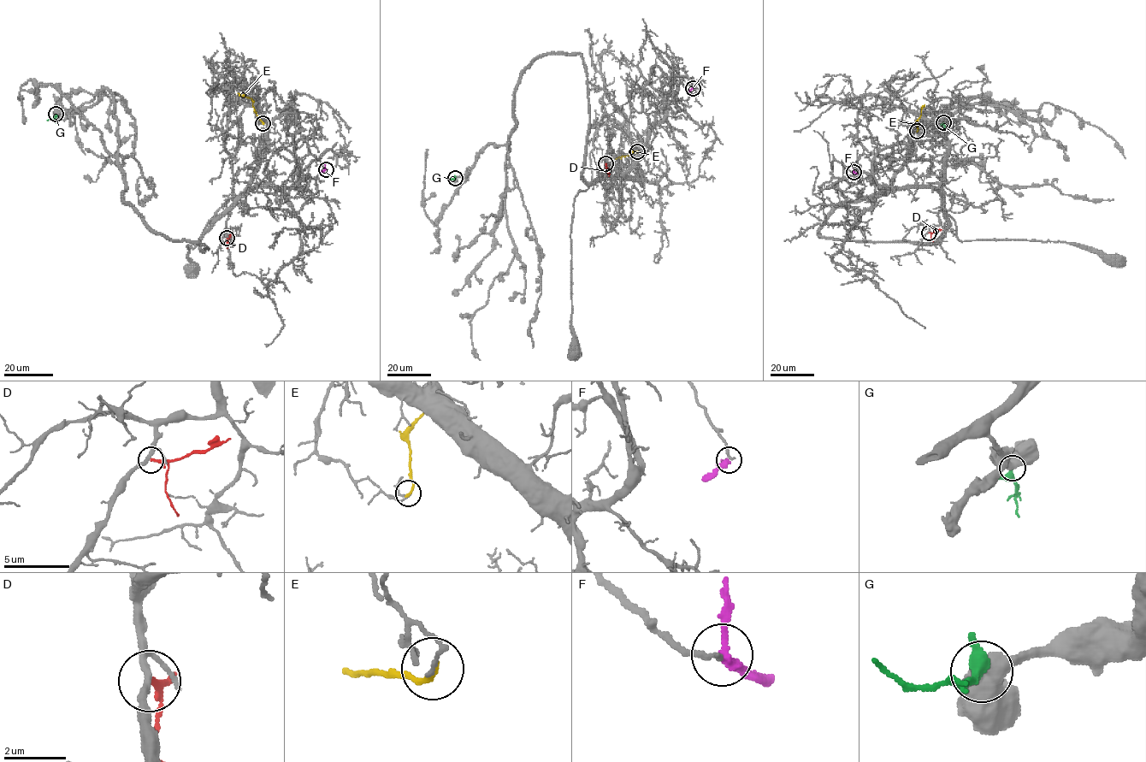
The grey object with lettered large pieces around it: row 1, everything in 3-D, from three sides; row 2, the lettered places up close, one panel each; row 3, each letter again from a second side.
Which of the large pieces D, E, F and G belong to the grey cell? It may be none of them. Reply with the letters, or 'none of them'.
none of them

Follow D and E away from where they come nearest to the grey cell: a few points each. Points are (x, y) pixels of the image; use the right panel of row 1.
D: (928, 233), (942, 229)
E: (917, 131), (917, 121), (924, 104)

